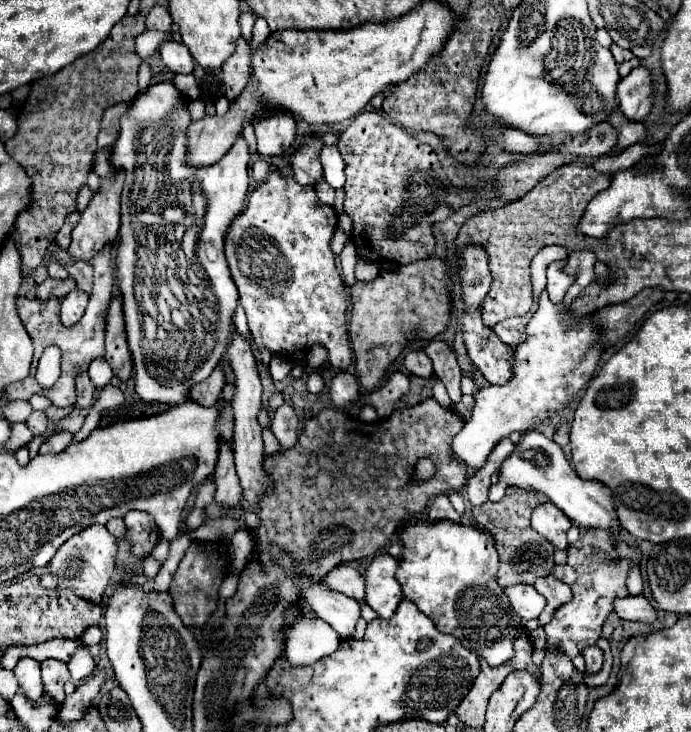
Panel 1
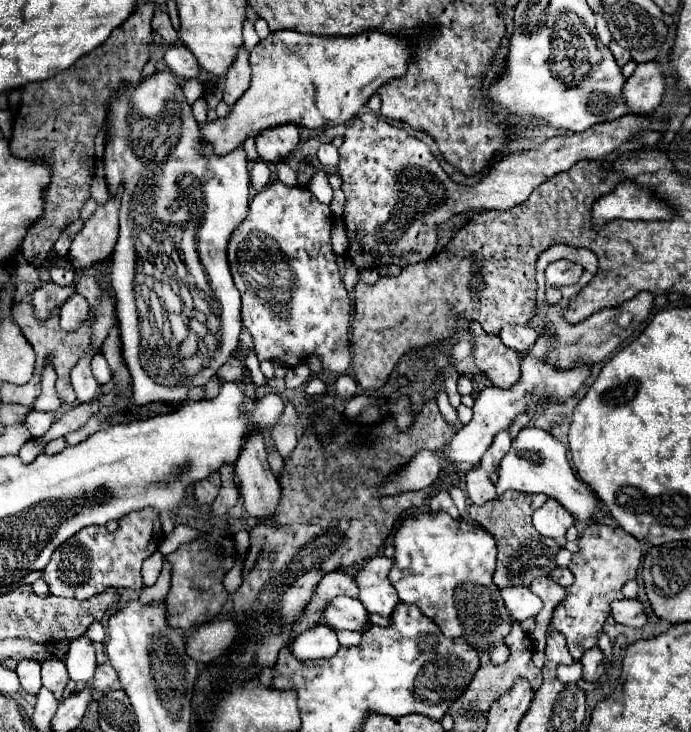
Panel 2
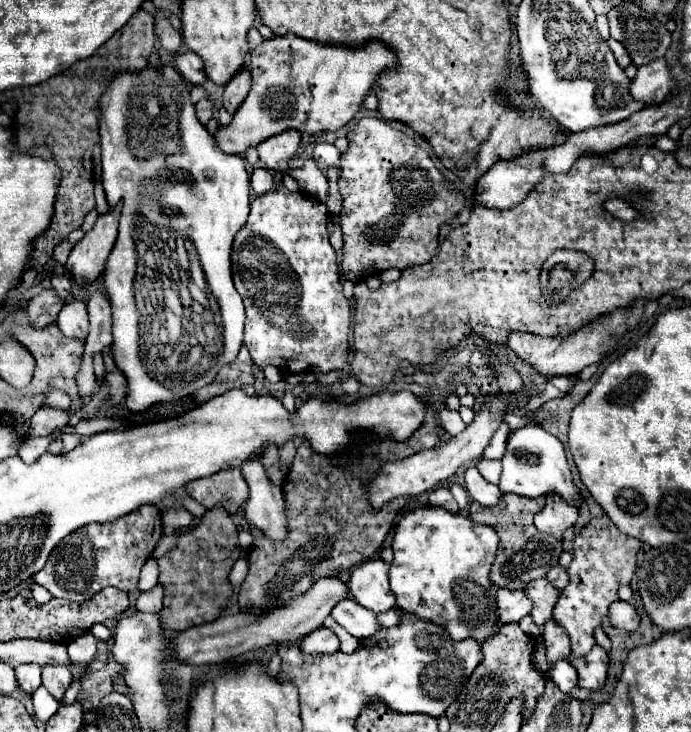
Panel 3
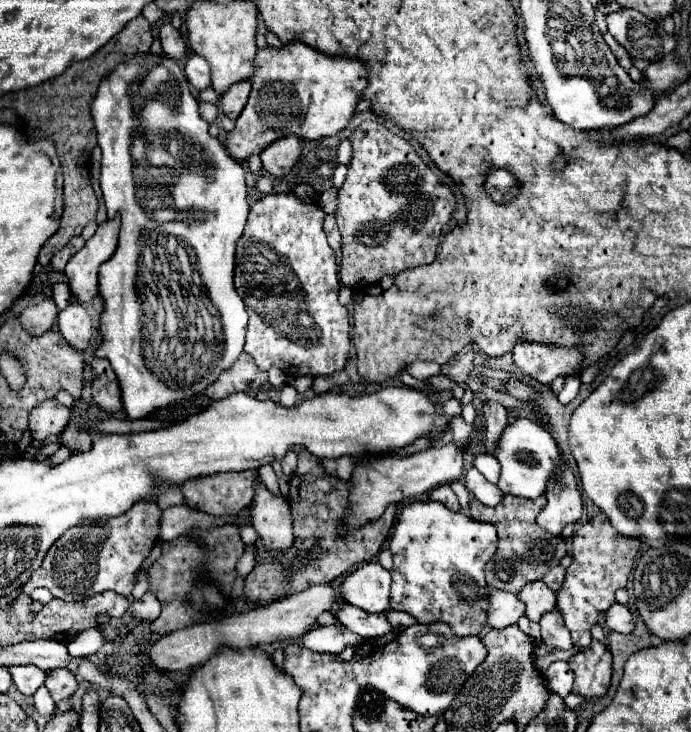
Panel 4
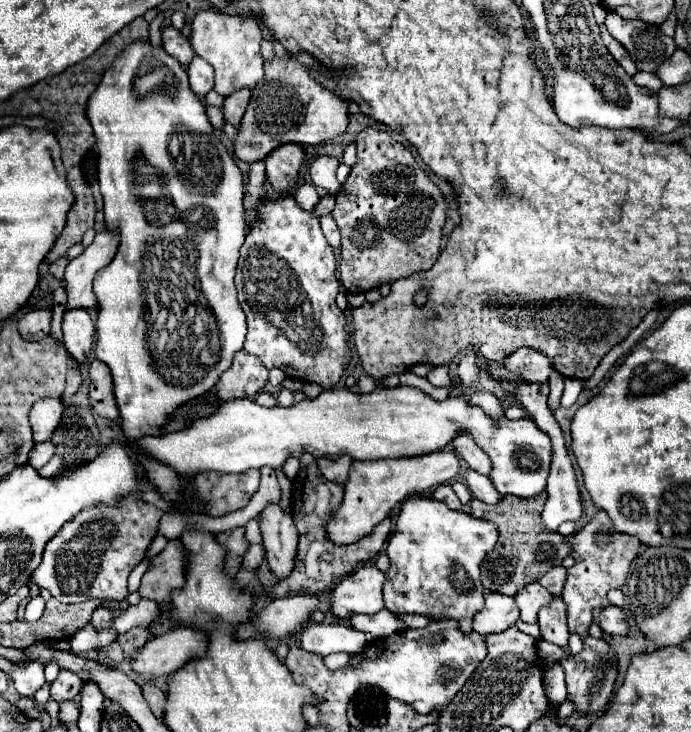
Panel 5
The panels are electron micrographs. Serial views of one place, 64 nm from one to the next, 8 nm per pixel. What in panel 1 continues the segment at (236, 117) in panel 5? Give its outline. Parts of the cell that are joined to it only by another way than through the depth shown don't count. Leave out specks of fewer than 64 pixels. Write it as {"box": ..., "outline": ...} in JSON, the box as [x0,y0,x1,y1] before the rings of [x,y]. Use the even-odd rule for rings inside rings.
{"box":[222,36,252,100],"outline":[[[240,36],[240,40],[236,40],[236,52],[222,64],[222,78],[226,86],[224,90],[230,100],[236,98],[248,86],[250,58],[252,58],[252,50],[248,42]]]}

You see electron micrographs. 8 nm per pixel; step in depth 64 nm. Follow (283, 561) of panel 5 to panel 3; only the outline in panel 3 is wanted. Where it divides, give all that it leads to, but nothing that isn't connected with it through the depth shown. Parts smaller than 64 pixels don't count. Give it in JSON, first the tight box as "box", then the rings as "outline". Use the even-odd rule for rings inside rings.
{"box":[240,456,286,540],"outline":[[[252,456],[240,466],[244,480],[250,488],[250,496],[244,504],[244,514],[250,524],[260,528],[272,540],[286,538],[286,516],[284,516],[284,496],[282,488],[274,486],[262,464],[262,456]]]}

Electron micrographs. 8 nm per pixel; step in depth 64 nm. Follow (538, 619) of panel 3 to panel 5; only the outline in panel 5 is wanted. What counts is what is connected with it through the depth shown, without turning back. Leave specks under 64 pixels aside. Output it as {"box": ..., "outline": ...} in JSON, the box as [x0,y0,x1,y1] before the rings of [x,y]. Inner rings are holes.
{"box":[516,582,552,622],"outline":[[[532,582],[532,584],[526,584],[516,596],[516,604],[520,608],[520,620],[524,622],[536,622],[538,620],[538,610],[544,606],[544,604],[550,604],[552,602],[552,594],[540,586],[538,582]]]}

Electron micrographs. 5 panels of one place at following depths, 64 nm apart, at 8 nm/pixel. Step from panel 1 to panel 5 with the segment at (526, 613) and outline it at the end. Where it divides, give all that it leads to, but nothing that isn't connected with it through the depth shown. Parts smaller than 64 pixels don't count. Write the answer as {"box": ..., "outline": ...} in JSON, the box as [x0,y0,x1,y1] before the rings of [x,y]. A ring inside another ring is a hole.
{"box":[474,592,520,636],"outline":[[[486,592],[486,604],[474,618],[474,630],[482,636],[492,632],[504,632],[508,626],[514,626],[520,618],[520,610],[512,596],[498,592]]]}

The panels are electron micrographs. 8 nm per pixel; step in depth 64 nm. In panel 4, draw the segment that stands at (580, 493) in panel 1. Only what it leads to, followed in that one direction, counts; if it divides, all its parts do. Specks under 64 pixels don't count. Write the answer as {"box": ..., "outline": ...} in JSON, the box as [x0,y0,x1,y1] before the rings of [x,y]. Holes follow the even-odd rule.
{"box":[494,418,564,498],"outline":[[[518,418],[514,424],[508,424],[504,430],[498,448],[494,452],[502,466],[502,474],[498,480],[498,488],[504,494],[514,494],[522,498],[538,498],[544,494],[548,480],[556,474],[556,470],[564,464],[562,462],[562,452],[556,444],[556,440],[546,432],[544,426],[538,422],[532,422],[528,418]]]}

